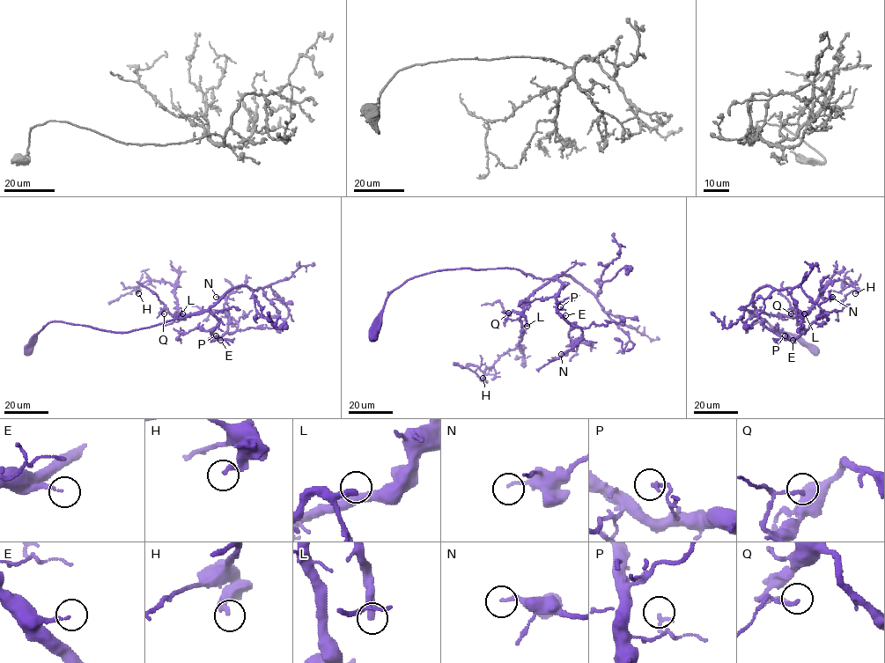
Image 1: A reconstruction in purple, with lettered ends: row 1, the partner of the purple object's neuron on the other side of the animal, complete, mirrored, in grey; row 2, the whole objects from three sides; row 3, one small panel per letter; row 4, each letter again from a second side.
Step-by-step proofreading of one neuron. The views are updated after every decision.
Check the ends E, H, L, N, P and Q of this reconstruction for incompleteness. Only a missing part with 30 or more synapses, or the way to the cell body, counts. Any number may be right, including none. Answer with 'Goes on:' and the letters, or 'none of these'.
Goes on: L

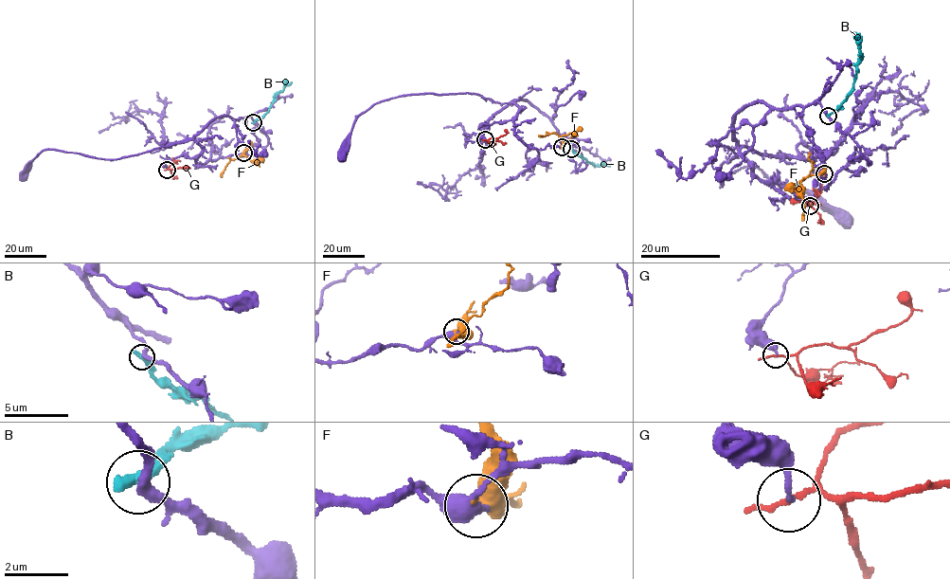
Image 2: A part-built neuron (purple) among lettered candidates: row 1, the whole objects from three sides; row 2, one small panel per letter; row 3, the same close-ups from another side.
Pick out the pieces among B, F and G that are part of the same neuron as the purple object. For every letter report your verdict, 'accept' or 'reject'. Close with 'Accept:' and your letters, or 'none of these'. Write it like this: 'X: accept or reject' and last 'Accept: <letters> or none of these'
B: reject
F: reject
G: reject
Accept: none of these

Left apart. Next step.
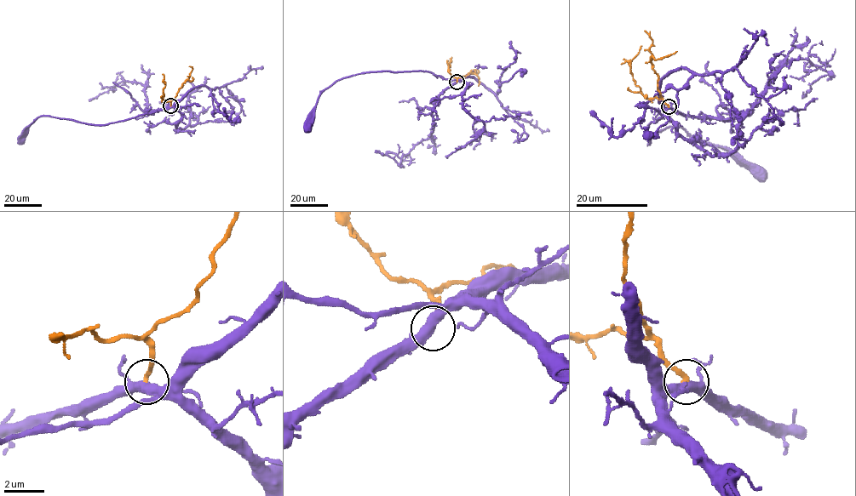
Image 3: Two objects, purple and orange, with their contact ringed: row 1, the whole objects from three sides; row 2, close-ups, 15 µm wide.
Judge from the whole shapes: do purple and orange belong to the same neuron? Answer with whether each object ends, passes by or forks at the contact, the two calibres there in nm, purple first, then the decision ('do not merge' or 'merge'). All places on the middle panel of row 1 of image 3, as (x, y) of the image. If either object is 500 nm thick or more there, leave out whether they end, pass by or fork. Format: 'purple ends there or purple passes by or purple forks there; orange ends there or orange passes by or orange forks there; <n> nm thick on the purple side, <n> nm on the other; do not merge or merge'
purple forks there; orange ends there; 380 nm thick on the purple side, 240 nm on the other; do not merge

